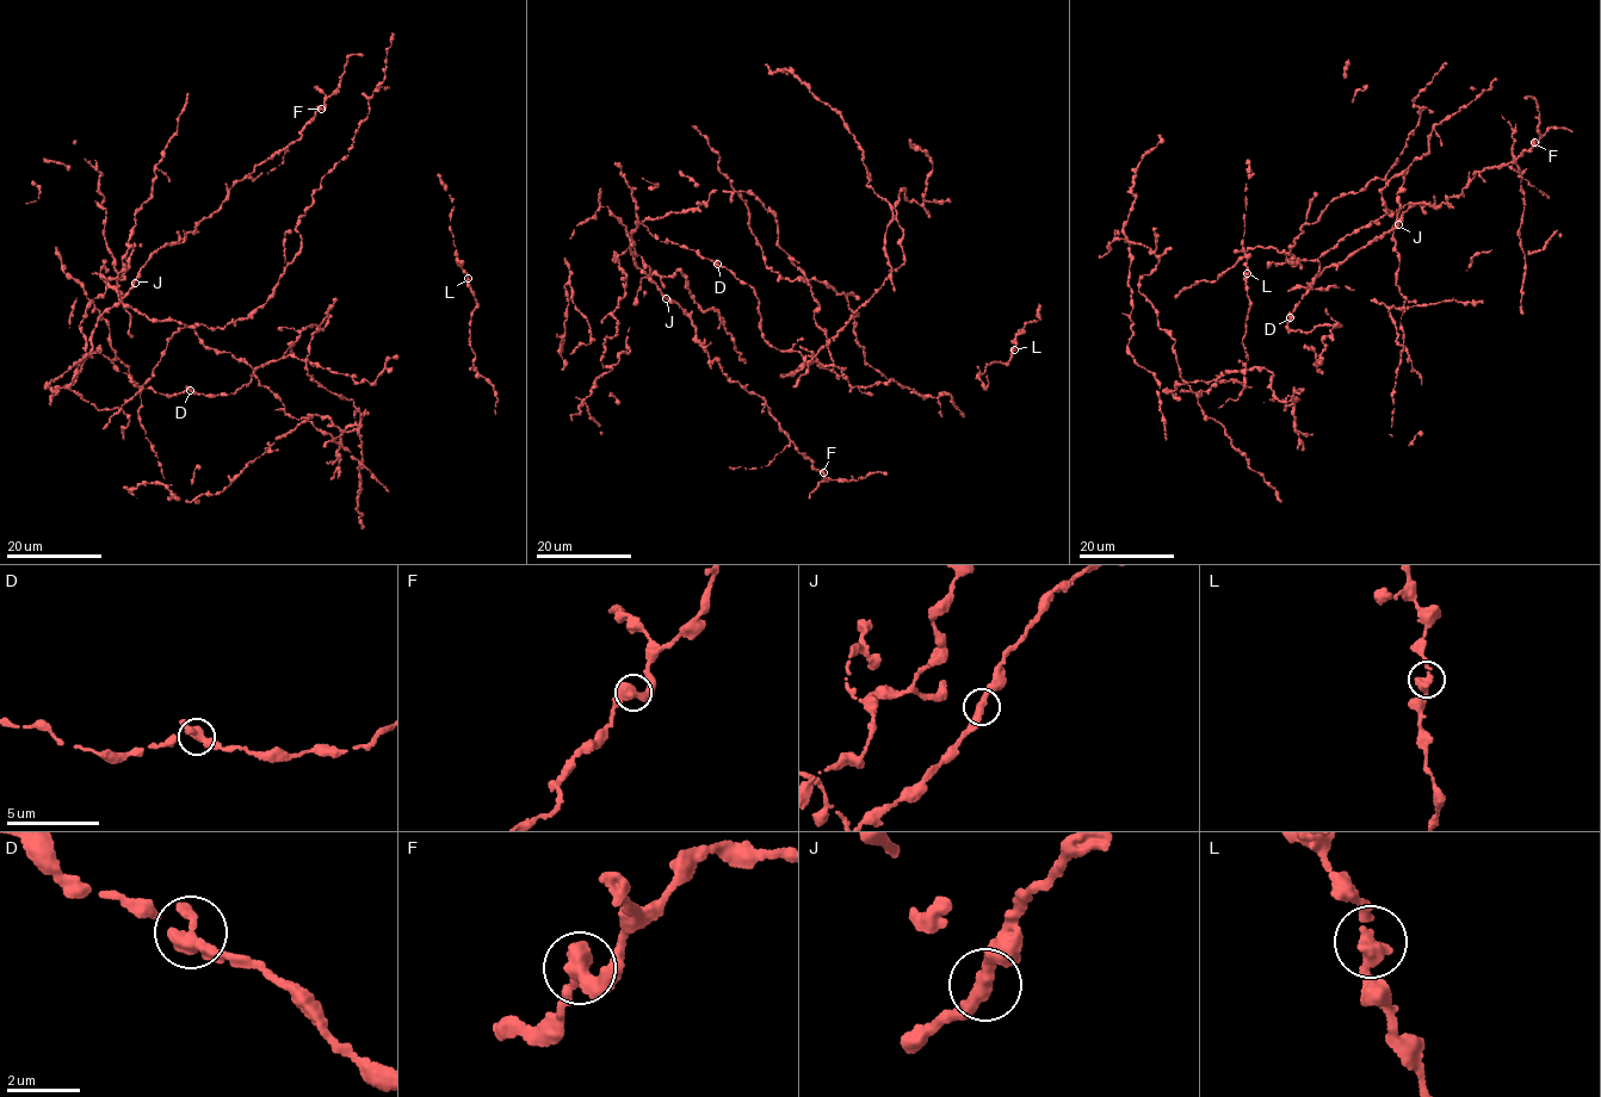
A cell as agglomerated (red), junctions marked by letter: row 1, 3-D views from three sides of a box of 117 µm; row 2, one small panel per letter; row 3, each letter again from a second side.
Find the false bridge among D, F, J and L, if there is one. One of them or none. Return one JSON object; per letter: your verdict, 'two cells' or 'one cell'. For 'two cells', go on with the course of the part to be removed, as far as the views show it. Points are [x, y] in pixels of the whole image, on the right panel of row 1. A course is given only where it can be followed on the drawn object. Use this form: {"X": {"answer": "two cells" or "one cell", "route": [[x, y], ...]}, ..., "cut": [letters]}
{"D": {"answer": "one cell"}, "F": {"answer": "one cell"}, "J": {"answer": "one cell"}, "L": {"answer": "one cell"}, "cut": []}

